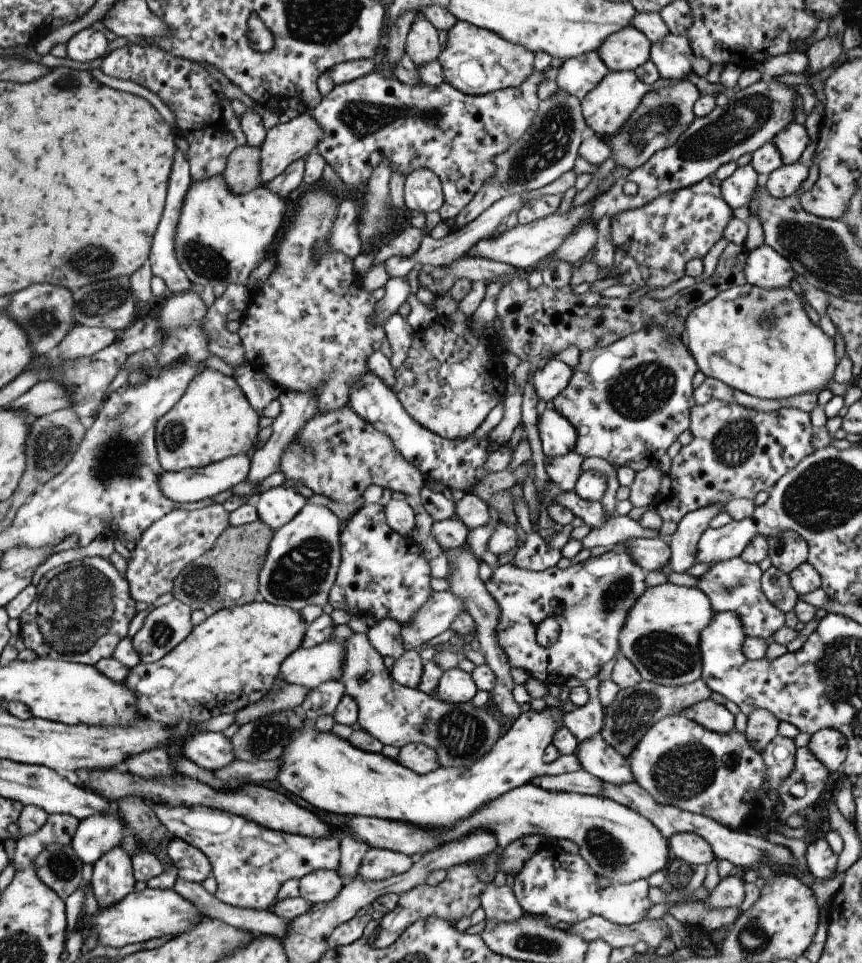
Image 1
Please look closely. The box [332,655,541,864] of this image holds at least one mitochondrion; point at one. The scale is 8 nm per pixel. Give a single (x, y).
(463, 736)

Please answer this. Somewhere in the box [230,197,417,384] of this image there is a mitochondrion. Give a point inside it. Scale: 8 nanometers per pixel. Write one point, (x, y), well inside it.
(314, 220)

